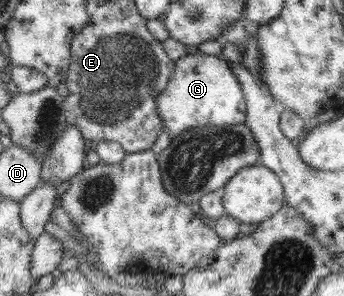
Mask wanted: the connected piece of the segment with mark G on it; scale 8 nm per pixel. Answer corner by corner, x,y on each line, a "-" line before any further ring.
199,52
178,58
167,88
154,99
162,125
172,138
198,126
225,126
245,122
246,100
242,86
227,61
219,55

